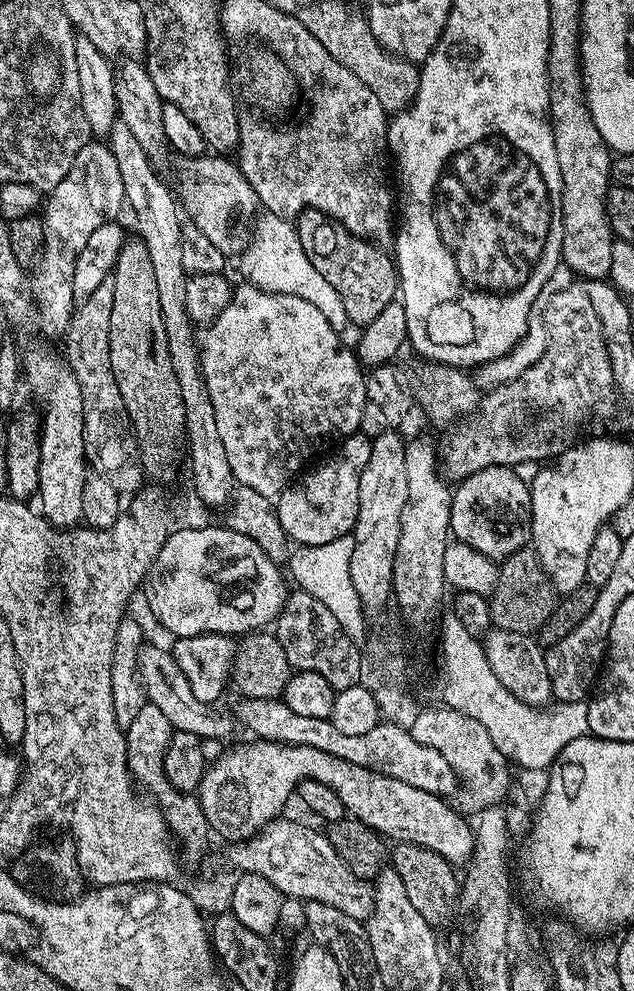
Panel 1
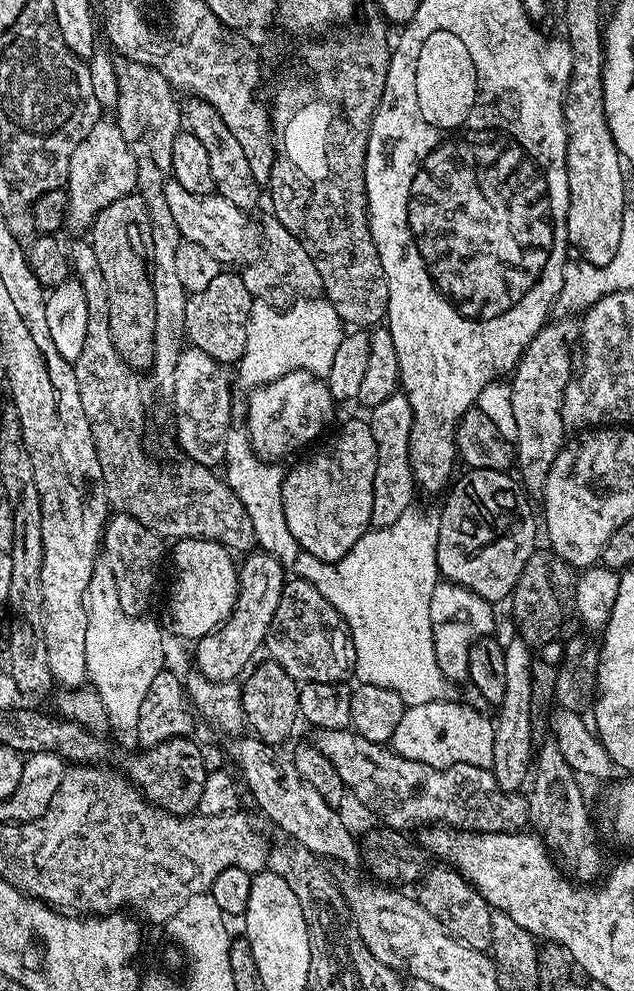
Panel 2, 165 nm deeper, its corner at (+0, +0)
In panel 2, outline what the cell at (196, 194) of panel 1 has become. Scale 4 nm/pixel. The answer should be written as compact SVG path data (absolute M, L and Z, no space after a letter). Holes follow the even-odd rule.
M268 216L260 233L262 253L240 274L253 299L276 308L287 307L296 297L319 299L323 295L324 283L300 237L290 234L290 230L282 226L275 216Z

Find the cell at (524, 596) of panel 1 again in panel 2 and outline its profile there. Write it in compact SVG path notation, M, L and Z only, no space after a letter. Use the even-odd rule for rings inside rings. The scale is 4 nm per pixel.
M537 550L526 562L518 582L510 597L512 616L516 619L519 639L529 646L543 646L557 639L560 627L564 624L564 615L570 612L570 606L576 602L577 573L565 560L558 558L551 550Z

